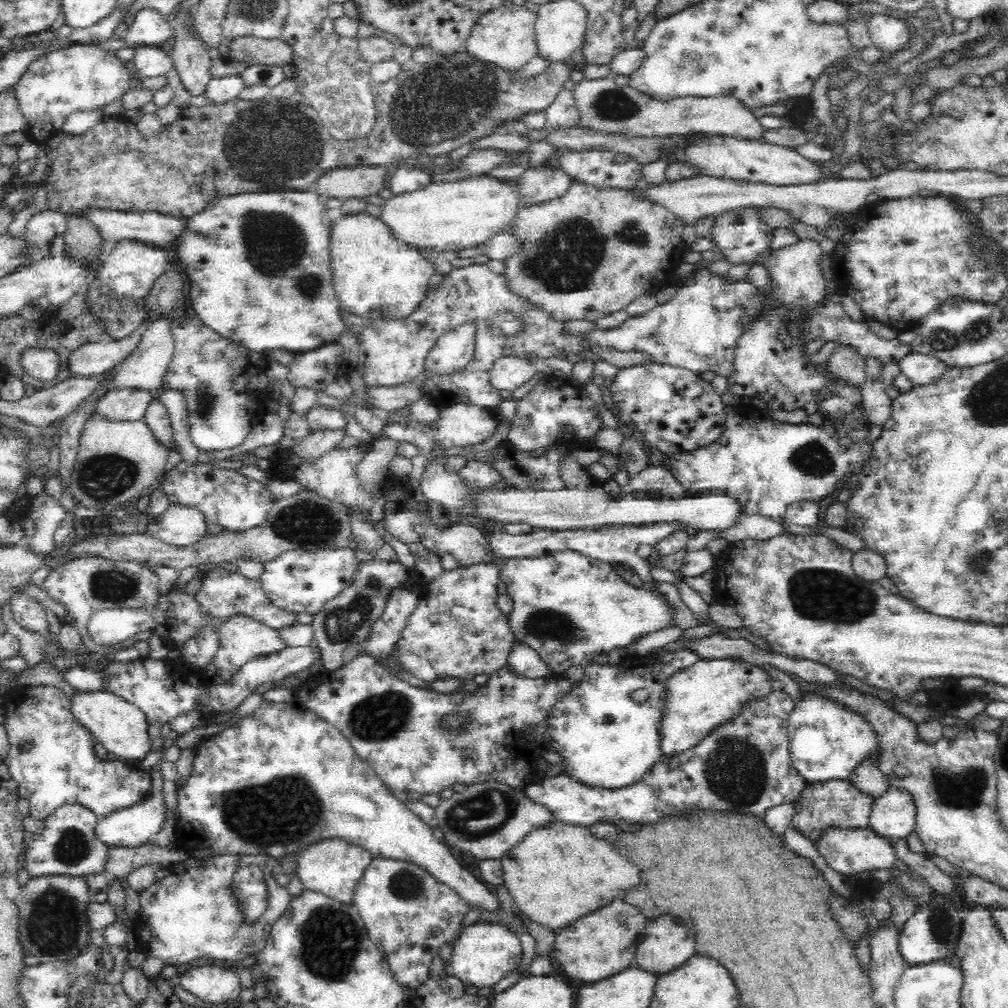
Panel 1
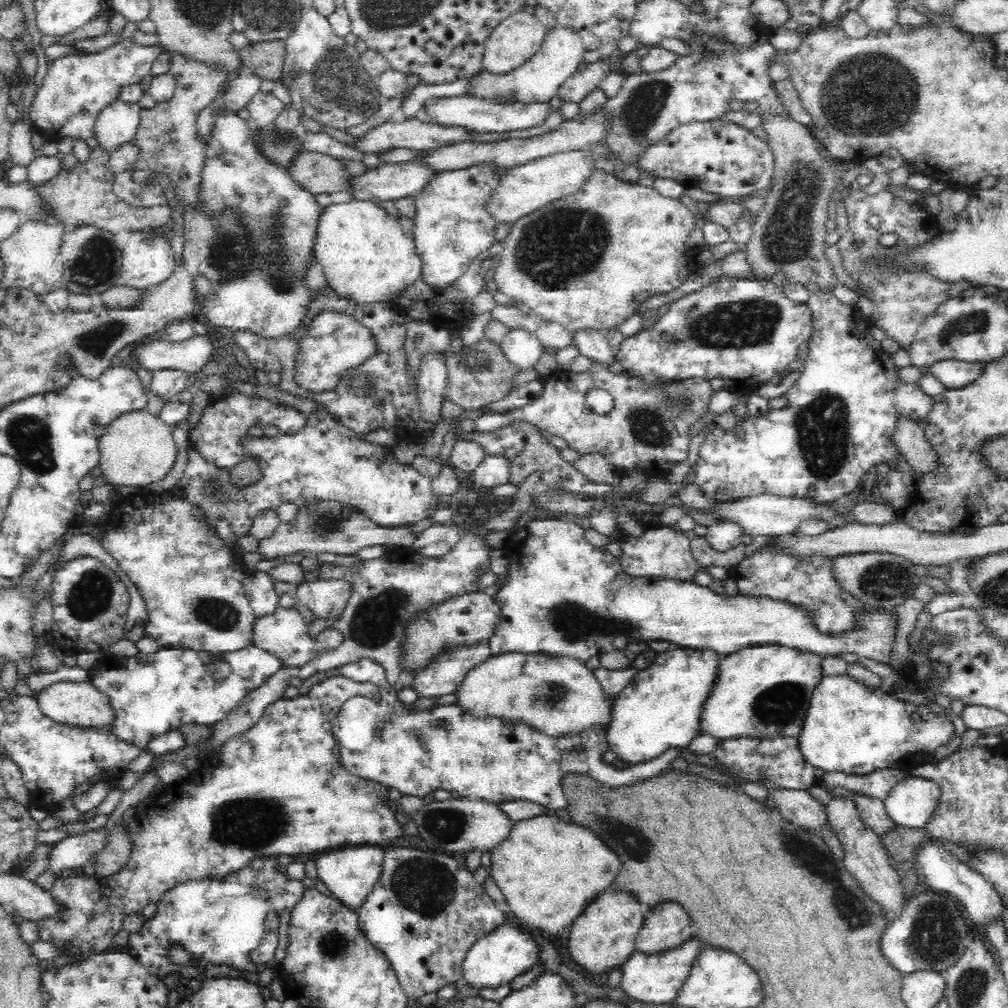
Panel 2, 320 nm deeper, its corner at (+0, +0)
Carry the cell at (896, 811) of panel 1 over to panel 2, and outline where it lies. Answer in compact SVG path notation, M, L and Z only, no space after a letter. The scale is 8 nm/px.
M907 775L903 782L892 787L892 790L883 802L885 812L897 826L922 829L928 825L928 822L930 822L933 814L936 812L940 804L939 798L940 790L934 782Z

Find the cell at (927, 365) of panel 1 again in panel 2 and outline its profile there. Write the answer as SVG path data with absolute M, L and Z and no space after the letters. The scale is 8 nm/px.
M950 359L931 364L928 370L945 389L957 389L971 383L982 372L984 365Z

